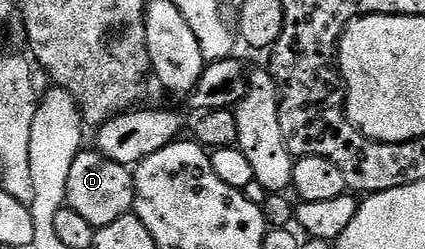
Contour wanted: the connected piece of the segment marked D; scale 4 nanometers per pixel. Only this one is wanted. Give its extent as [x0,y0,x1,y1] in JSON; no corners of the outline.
[67,148,136,227]

